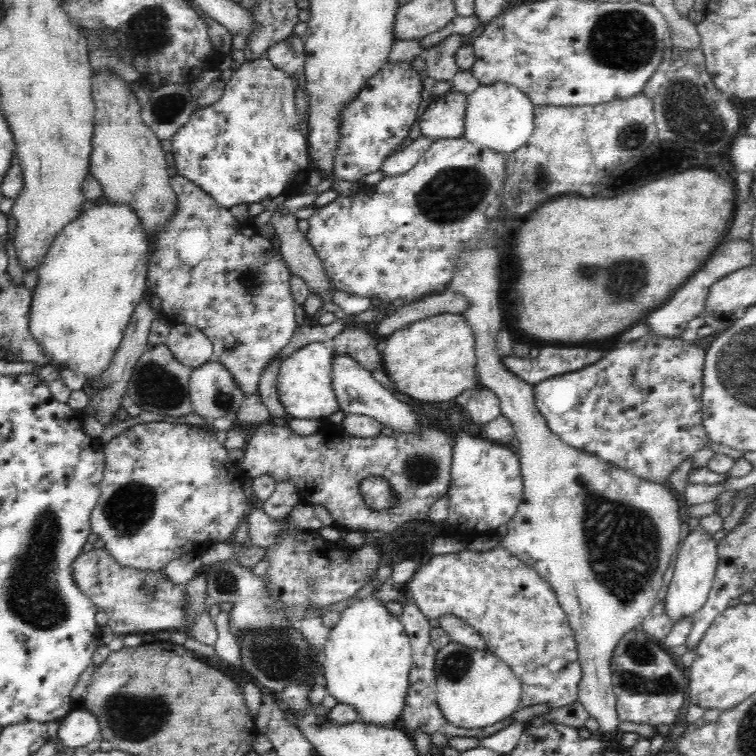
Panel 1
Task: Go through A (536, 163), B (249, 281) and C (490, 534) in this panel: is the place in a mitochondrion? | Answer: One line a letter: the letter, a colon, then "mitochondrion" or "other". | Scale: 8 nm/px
A: other
B: mitochondrion
C: other

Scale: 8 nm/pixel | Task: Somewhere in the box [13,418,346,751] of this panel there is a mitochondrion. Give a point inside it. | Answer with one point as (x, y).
(131, 718)

